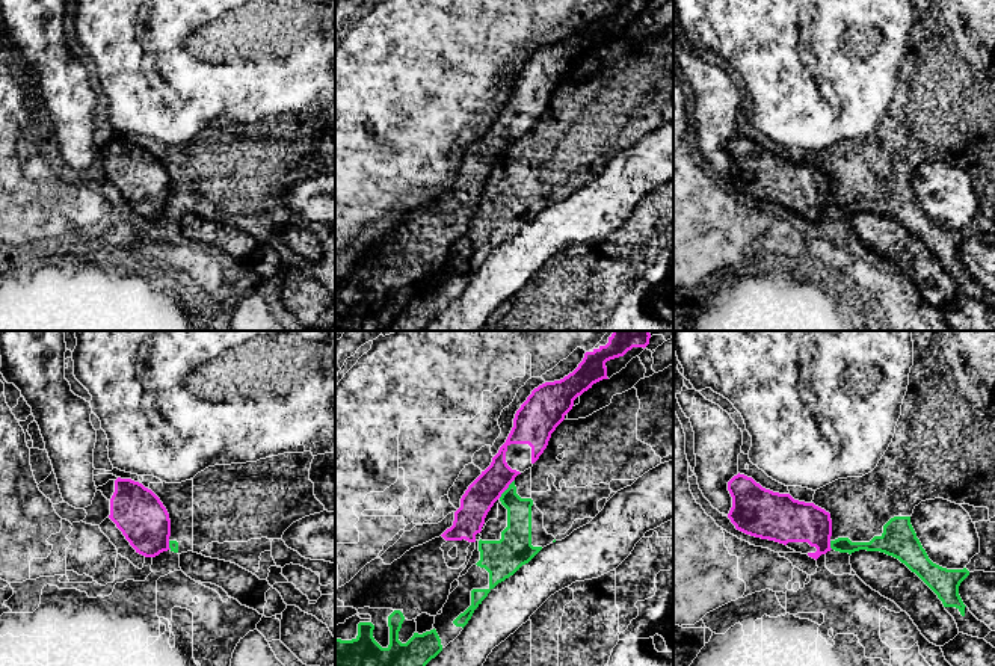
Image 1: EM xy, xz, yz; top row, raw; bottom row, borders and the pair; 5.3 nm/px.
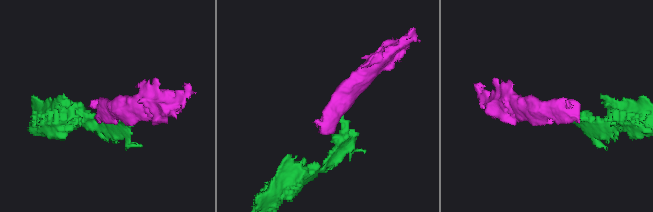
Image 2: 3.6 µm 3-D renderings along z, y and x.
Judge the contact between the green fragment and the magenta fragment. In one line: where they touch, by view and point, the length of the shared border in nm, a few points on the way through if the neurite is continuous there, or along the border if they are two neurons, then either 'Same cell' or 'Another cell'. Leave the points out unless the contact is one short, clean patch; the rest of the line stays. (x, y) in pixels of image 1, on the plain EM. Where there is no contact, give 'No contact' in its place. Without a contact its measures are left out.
Touches green at xz (508, 150). Shared border 130 nm. Path across: xz (518, 195), (518, 169), (508, 150), (488, 150), (480, 157). Same cell

